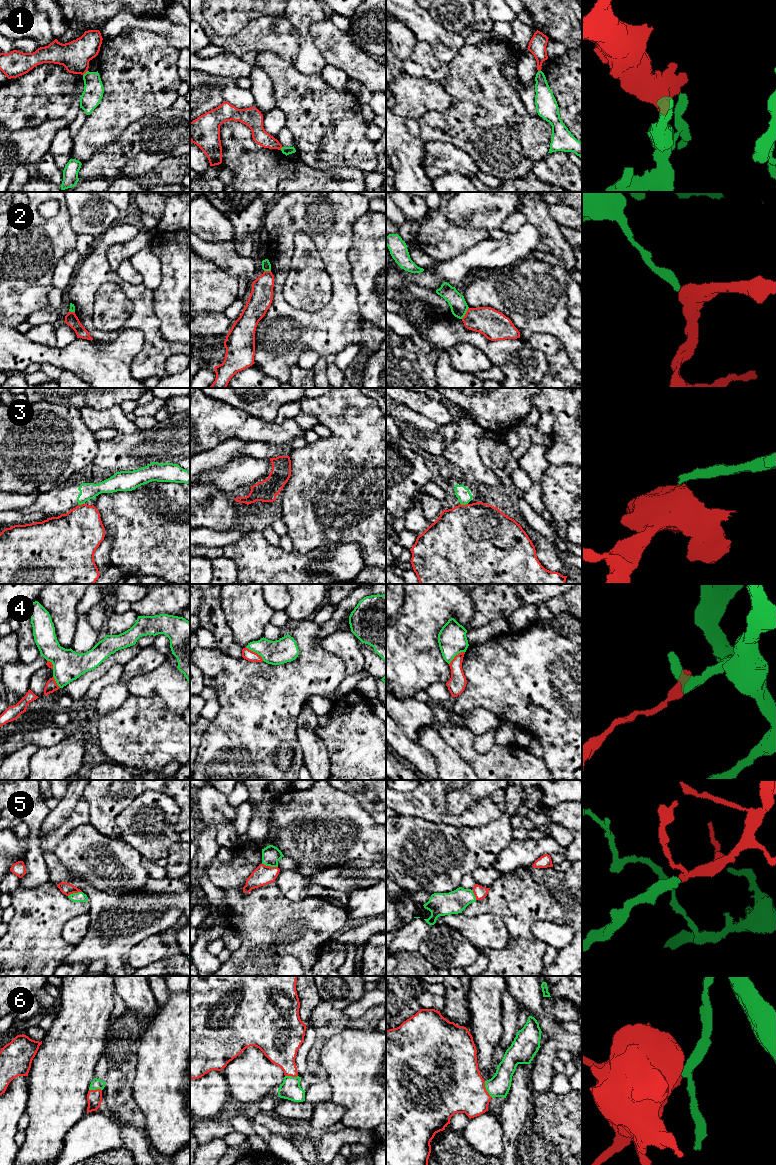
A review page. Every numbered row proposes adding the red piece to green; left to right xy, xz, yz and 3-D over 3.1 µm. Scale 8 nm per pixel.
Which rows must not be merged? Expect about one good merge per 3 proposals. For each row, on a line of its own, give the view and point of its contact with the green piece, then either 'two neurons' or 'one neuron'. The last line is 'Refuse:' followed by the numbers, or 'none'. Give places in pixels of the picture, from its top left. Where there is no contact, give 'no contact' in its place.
1: contact xy (85, 73); two neurons
2: contact yz (465, 313); two neurons
3: contact yz (464, 504); two neurons
4: contact xz (255, 652); two neurons
5: contact xz (270, 866); one neuron
6: contact yz (486, 1089); one neuron
Refuse: 1, 2, 3, 4

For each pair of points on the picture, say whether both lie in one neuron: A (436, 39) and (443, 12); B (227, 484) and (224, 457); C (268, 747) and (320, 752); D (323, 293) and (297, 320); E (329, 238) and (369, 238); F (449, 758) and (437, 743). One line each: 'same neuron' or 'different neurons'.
A: different neurons
B: different neurons
C: different neurons
D: different neurons
E: different neurons
F: same neuron

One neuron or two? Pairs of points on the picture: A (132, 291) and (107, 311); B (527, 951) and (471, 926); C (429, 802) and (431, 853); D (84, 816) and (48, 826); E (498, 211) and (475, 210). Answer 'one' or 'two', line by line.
A: two
B: two
C: two
D: two
E: one

